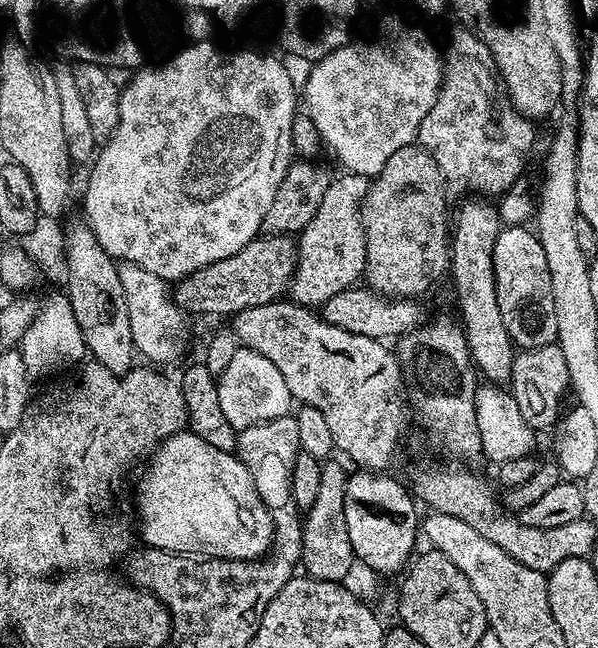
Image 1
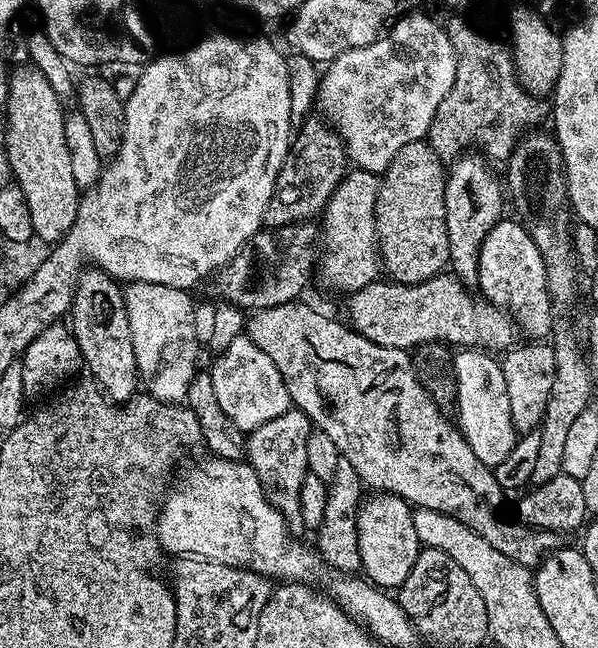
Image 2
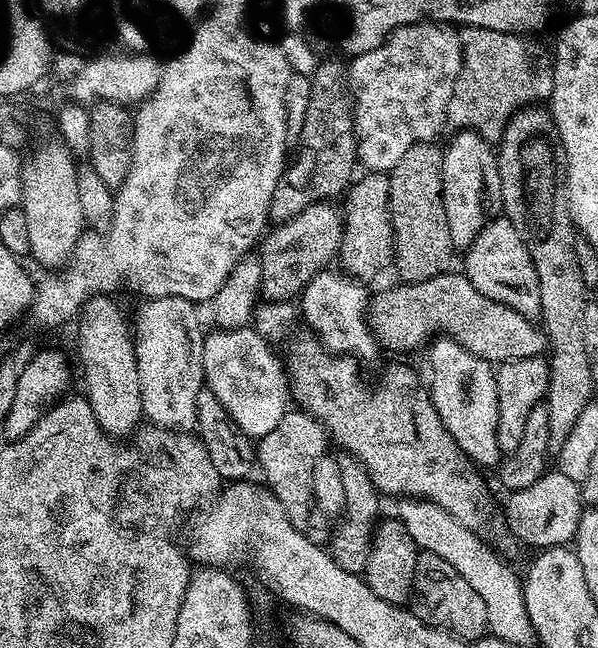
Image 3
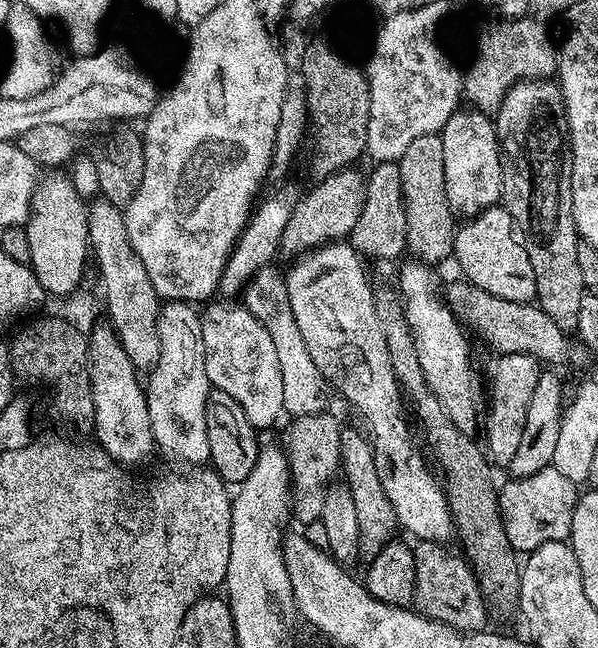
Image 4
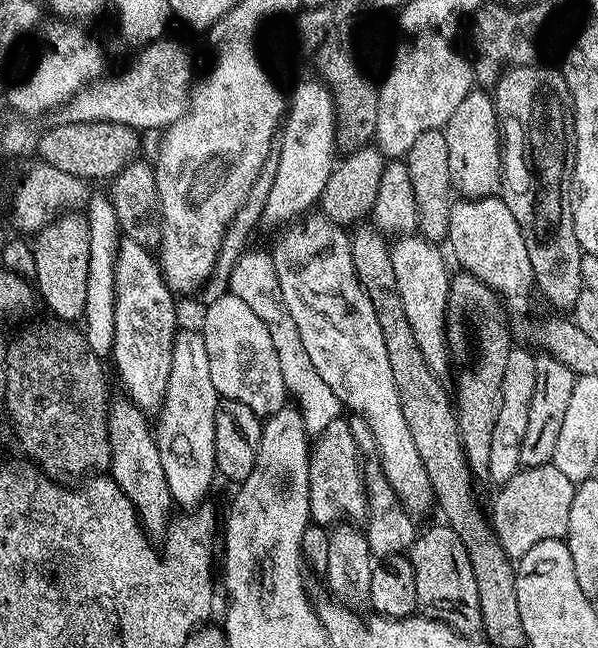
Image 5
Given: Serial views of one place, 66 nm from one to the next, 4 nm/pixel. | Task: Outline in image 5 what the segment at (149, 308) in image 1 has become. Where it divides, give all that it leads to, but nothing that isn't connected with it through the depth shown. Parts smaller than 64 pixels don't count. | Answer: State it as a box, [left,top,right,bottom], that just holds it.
[154,328,218,510]

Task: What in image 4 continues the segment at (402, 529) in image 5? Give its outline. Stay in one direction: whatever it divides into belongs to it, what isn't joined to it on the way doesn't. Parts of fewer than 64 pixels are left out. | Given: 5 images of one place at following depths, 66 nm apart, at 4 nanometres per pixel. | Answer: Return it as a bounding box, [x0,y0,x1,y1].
[340,427,398,562]

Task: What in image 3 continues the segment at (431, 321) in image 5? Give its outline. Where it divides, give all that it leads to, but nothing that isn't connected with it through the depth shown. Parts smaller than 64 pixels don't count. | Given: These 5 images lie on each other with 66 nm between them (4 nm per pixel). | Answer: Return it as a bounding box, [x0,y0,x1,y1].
[427,338,502,469]

